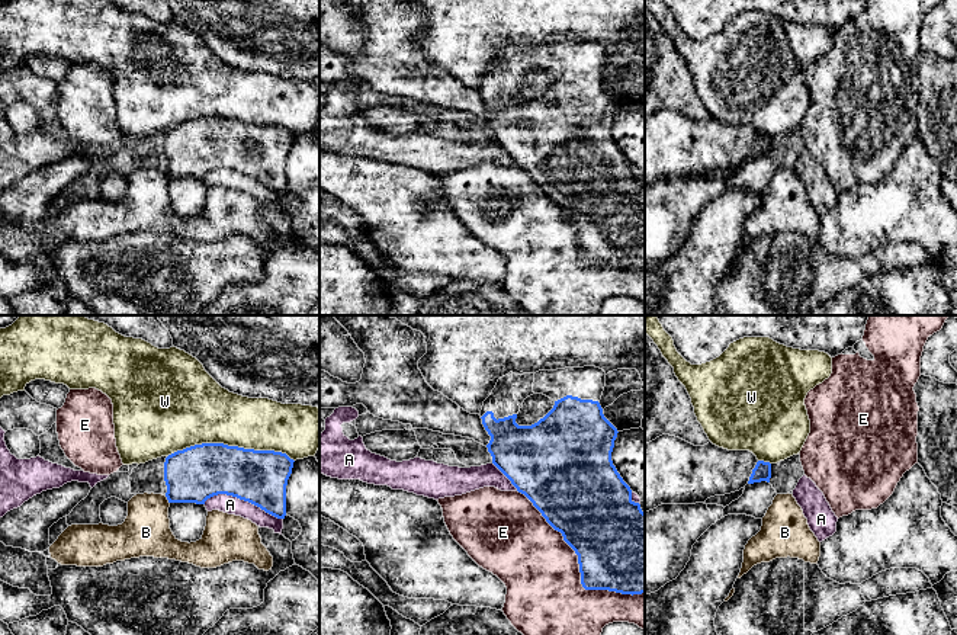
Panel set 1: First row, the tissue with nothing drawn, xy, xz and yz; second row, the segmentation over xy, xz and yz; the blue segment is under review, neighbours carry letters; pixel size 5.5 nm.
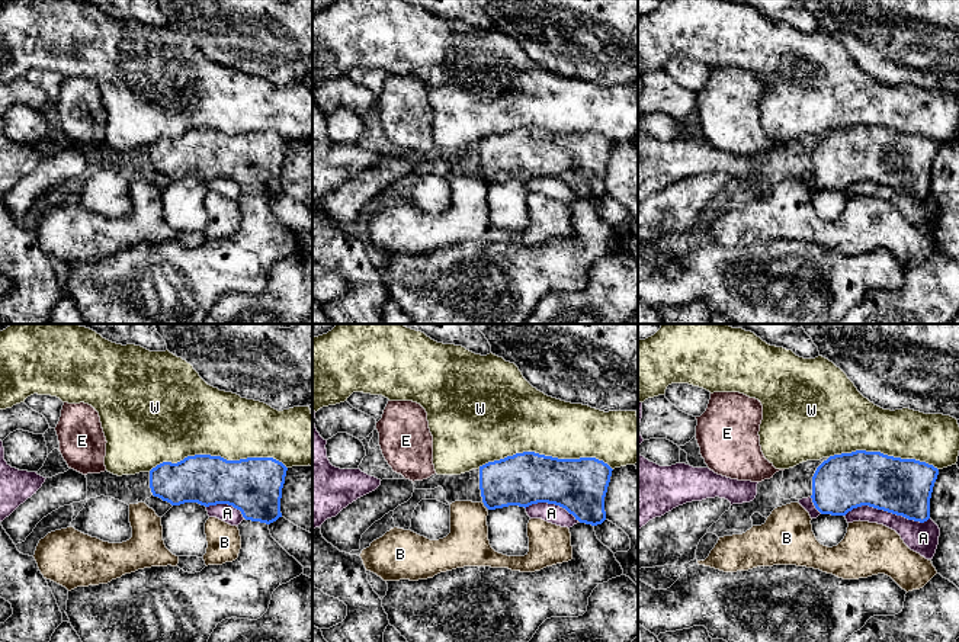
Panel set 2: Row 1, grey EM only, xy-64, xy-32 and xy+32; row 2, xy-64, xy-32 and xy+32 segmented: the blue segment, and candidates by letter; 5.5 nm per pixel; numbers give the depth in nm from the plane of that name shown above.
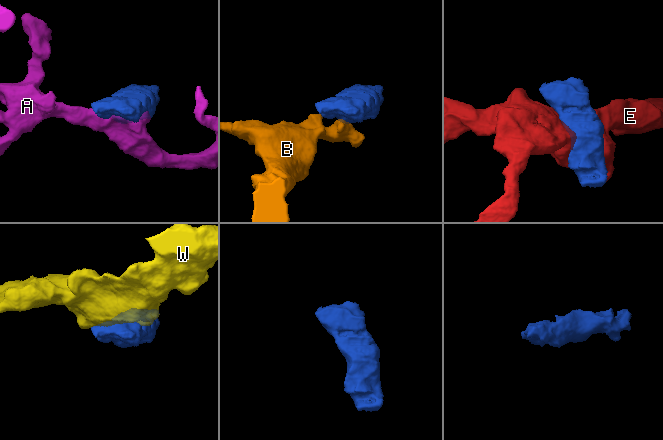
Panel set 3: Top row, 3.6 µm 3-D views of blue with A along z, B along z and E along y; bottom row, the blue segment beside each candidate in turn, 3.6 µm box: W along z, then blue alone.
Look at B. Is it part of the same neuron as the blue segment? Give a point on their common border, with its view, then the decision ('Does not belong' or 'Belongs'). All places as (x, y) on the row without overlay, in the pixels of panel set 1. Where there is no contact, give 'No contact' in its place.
Touches blue at xy (167, 173). Does not belong

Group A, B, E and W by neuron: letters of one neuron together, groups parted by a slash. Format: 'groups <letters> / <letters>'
groups A / B / E / W

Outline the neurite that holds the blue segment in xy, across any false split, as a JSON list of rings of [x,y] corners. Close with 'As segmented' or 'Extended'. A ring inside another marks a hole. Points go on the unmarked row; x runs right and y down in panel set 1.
[[[202,118],[166,132],[168,177],[205,176],[227,169],[285,193],[286,160],[293,134],[274,125],[254,125],[224,118]]]. As segmented

